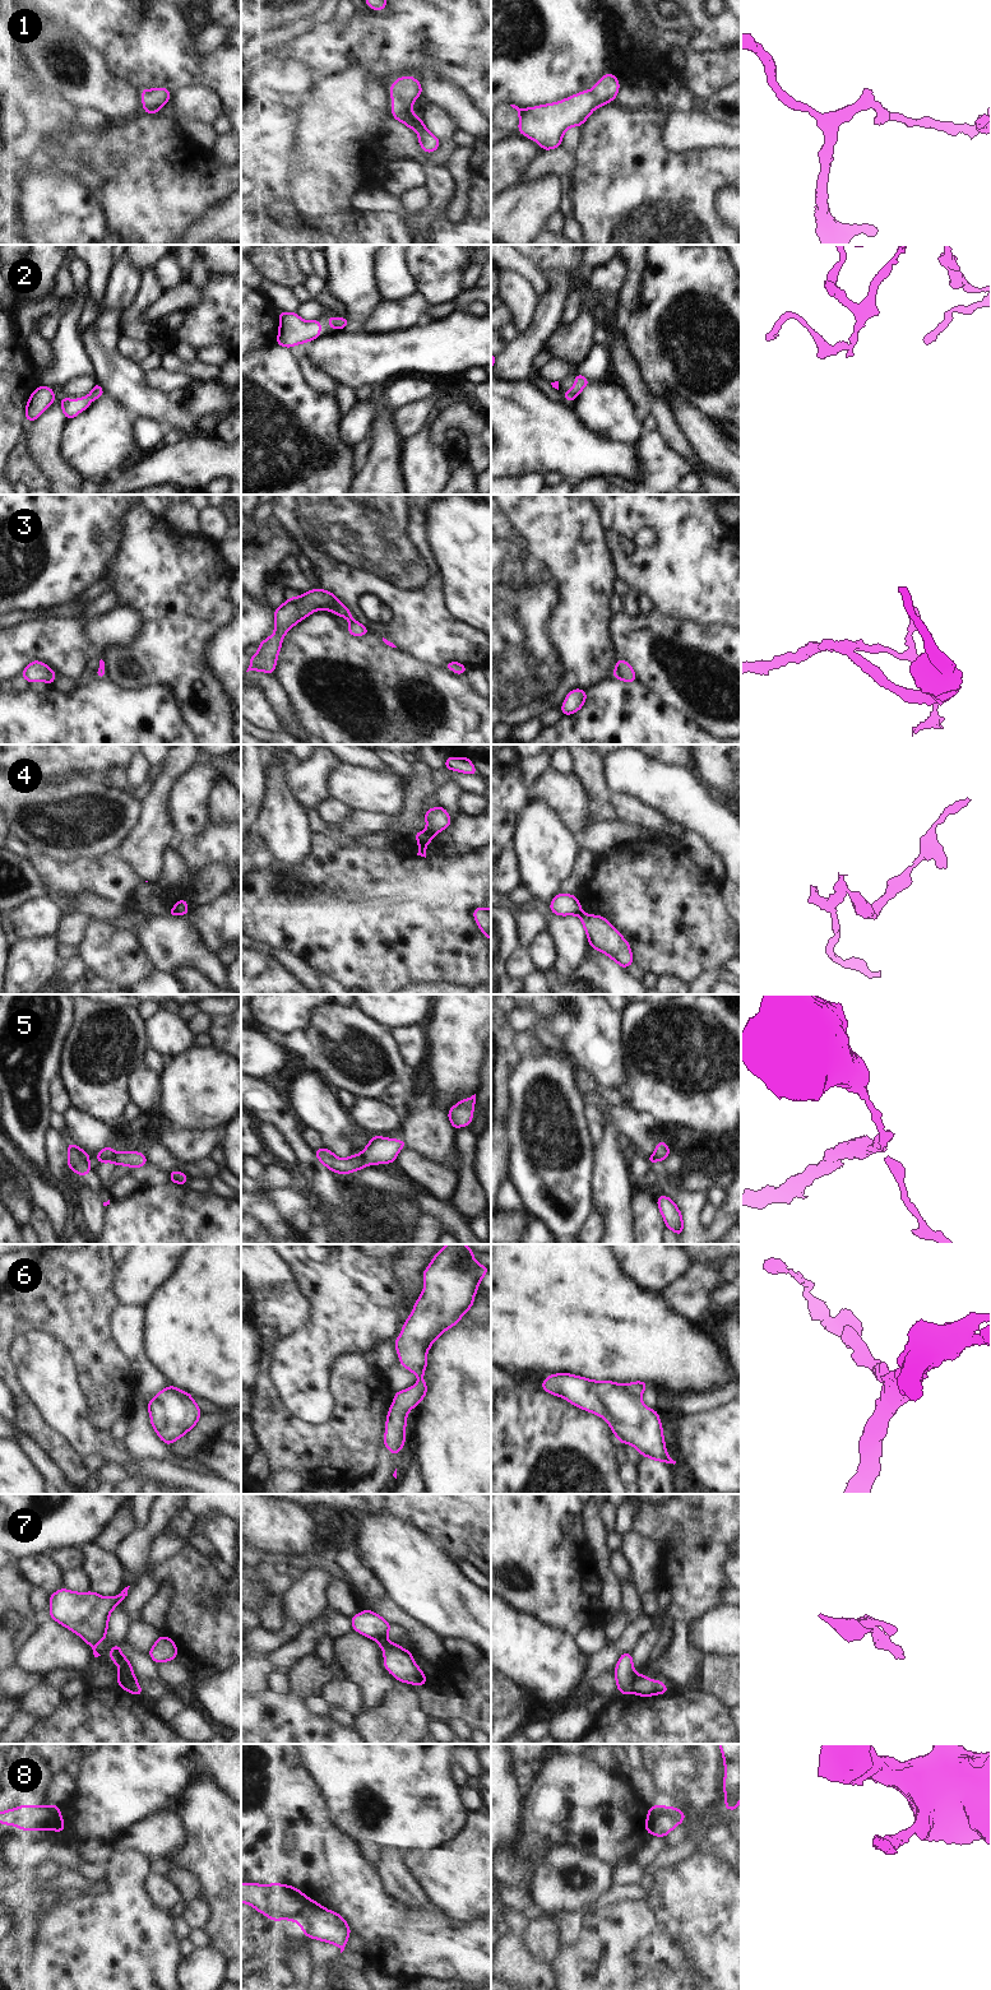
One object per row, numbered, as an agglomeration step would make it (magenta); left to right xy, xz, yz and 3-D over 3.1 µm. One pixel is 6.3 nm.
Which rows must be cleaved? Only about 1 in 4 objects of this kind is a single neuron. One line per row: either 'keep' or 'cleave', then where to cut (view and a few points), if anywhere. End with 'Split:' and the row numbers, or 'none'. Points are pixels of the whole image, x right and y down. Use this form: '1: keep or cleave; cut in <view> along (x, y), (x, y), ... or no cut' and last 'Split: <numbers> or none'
1: keep; no cut
2: keep; no cut
3: cleave; cut in xz along (352, 618), (350, 621)
4: cleave; cut in xz along (429, 831), (434, 834)
5: cleave; cut in xz along (359, 1155), (367, 1164)
6: cleave; cut in yz along (625, 1385), (639, 1396)
7: cleave; cut in yz along (635, 1675), (631, 1692)
8: cleave; cut in xz along (309, 1898), (299, 1923)
Split: 3, 4, 5, 6, 7, 8

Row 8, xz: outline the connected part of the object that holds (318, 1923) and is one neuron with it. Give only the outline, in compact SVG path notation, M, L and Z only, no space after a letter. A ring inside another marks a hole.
M309 1899L302 1912L300 1928L307 1938L319 1939L339 1947L341 1953L344 1950L351 1934L351 1928L344 1917L327 1910L312 1899Z

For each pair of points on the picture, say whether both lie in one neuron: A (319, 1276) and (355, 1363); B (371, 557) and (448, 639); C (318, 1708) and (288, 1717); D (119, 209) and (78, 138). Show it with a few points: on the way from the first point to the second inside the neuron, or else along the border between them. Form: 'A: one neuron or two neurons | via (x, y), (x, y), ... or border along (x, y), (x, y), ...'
A: two neurons | border along (365, 1354), (342, 1355), (336, 1363), (333, 1378)
B: one neuron | via (392, 578), (416, 602), (417, 608), (427, 618)
C: two neurons | border along (305, 1701), (313, 1712), (328, 1716)
D: one neuron | via (119, 191), (119, 179), (96, 156)

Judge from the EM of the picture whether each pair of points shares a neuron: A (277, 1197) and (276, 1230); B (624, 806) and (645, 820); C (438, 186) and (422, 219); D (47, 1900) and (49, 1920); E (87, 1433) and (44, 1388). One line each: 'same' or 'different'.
A: different
B: same
C: same
D: different
E: same

